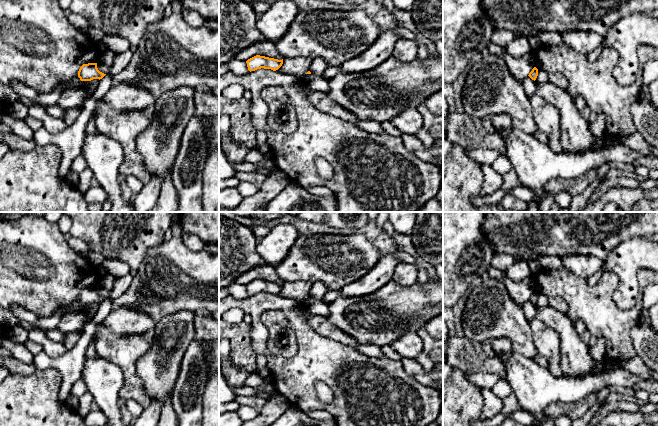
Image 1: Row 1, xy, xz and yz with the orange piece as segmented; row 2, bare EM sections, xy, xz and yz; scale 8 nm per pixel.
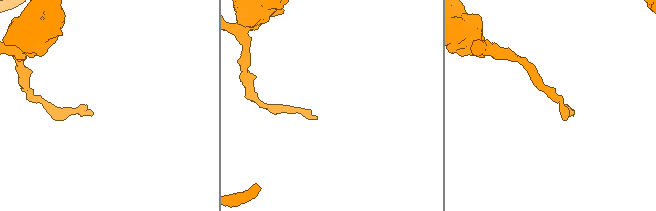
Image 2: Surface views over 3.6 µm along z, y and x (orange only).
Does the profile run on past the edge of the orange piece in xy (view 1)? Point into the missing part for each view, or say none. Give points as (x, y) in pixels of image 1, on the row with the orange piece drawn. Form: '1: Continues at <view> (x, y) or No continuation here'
1: No continuation here

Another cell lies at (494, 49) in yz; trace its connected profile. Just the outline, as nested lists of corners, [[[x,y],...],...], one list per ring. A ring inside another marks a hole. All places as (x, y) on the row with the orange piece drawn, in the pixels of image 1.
[[[489,43],[489,45],[487,46],[487,49],[489,53],[494,55],[503,56],[504,54],[504,49],[493,43]]]

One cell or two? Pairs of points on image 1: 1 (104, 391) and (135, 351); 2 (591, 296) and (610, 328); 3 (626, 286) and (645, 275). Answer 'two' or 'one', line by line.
1: two
2: one
3: two

